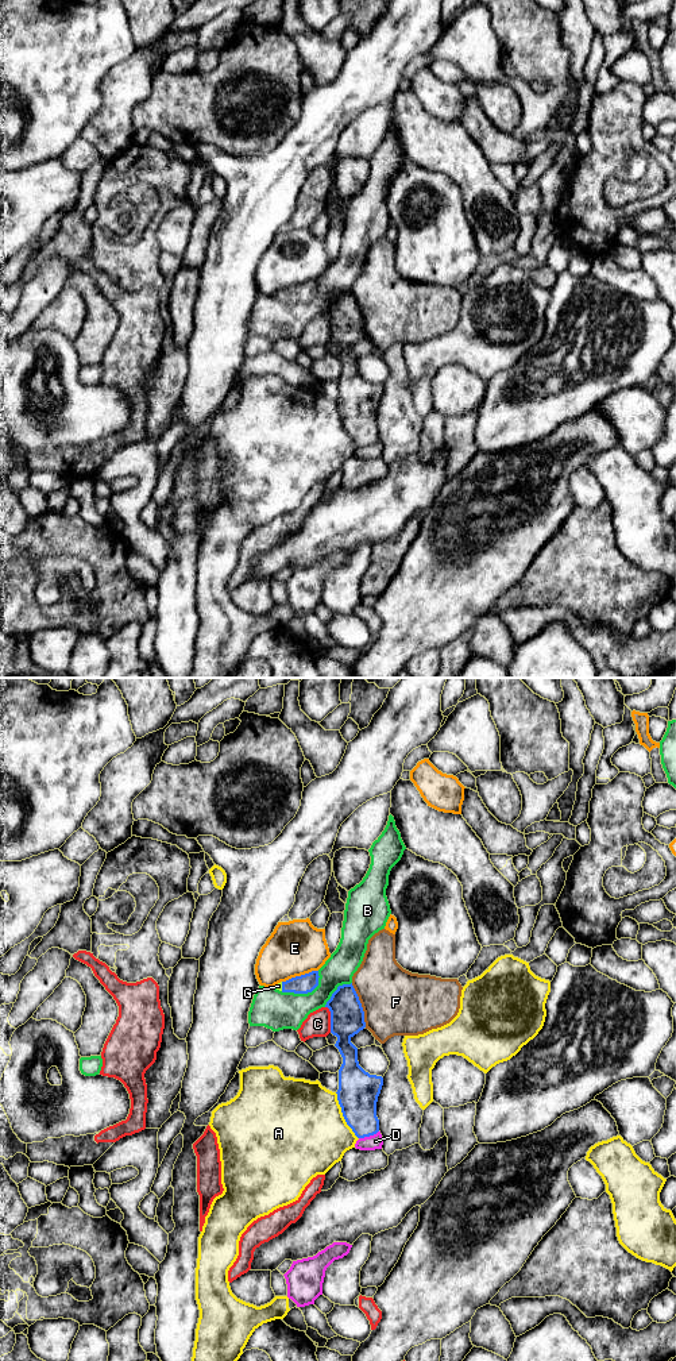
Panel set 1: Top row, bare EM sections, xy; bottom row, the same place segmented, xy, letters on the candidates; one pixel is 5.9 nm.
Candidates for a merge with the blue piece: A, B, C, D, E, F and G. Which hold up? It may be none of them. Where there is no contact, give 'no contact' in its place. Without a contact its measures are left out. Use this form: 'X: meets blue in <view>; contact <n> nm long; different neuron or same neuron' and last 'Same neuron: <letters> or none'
A: meets blue in xy; contact 320 nm long; different neuron
B: meets blue in xy; contact 260 nm long; different neuron
C: meets blue in xy; contact 160 nm long; different neuron
D: meets blue in xy; contact 130 nm long; different neuron
E: meets blue in xy; contact 220 nm long; different neuron
F: meets blue in xy; contact 280 nm long; different neuron
G: meets blue in xy; contact 60 nm long; same neuron
Same neuron: G

